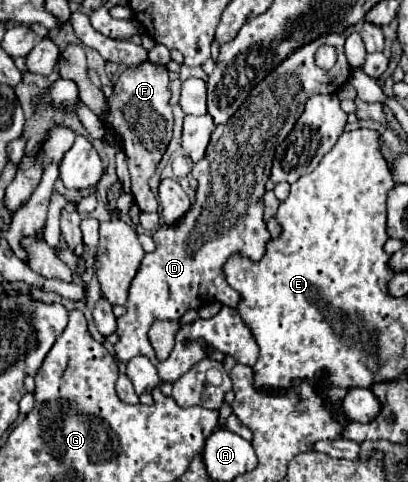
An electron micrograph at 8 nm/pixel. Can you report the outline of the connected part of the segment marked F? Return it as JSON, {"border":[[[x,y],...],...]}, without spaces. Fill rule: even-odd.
{"border":[[[149,60],[133,68],[129,66],[115,82],[113,94],[107,98],[105,126],[117,134],[119,144],[127,156],[131,192],[141,212],[157,212],[159,206],[155,194],[149,188],[149,178],[153,176],[157,164],[161,162],[173,134],[173,110],[169,98],[171,90],[167,70]]]}

